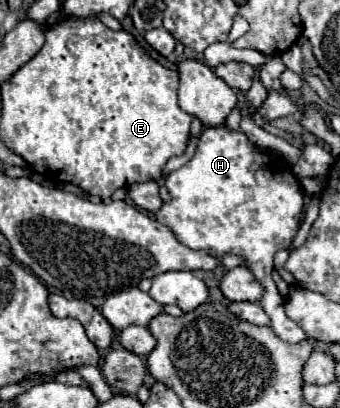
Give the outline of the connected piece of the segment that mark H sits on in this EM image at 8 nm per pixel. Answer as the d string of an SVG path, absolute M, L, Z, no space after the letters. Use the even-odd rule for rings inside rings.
M226 126L204 128L204 132L198 138L196 154L192 156L192 160L166 178L172 200L168 204L162 204L162 208L156 212L156 220L160 220L160 224L168 226L170 230L174 230L176 238L192 250L206 250L208 254L214 256L238 254L240 258L244 258L244 266L254 274L254 278L258 278L258 282L262 282L262 288L266 290L266 294L258 304L262 306L262 310L266 310L270 318L270 328L284 342L296 344L302 342L306 334L296 322L292 322L284 314L284 298L280 296L272 280L272 270L274 270L272 258L276 250L288 248L294 234L298 232L300 216L304 208L304 196L300 190L300 182L292 174L292 170L268 170L268 166L264 166L266 162L268 156L258 146L254 146L246 138L246 134L230 132Z

